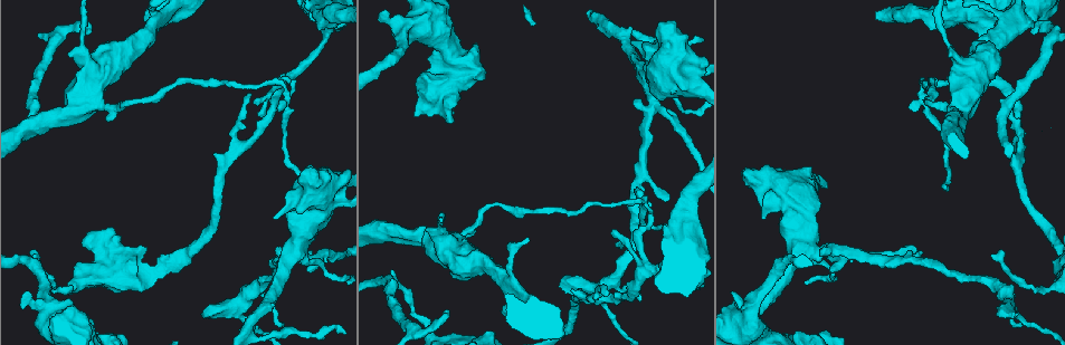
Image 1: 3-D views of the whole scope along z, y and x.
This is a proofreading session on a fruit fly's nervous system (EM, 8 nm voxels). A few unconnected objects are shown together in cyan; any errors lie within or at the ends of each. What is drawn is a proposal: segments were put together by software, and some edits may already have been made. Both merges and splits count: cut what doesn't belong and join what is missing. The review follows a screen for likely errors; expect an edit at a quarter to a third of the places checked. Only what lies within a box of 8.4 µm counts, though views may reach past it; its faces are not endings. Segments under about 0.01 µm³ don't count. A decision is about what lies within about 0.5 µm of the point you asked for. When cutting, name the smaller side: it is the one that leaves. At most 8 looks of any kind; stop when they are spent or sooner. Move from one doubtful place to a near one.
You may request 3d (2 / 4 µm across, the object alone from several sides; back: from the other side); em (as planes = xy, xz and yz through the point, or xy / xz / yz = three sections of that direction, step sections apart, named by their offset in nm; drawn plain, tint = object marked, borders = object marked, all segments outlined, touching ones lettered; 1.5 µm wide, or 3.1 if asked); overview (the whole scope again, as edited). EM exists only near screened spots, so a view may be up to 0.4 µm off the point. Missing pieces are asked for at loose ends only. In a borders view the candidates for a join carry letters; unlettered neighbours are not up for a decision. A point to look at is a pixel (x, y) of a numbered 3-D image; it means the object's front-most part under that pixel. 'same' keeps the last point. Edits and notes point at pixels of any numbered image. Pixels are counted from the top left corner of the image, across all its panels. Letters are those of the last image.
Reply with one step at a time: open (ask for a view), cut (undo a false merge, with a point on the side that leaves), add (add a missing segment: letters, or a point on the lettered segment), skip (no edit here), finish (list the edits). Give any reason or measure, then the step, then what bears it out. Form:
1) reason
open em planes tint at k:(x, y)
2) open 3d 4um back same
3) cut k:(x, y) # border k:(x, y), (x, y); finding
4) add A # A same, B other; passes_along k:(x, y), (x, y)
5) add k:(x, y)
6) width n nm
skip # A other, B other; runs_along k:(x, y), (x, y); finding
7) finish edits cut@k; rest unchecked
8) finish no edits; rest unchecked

free end
open 3d 4um at 1:(204, 316)

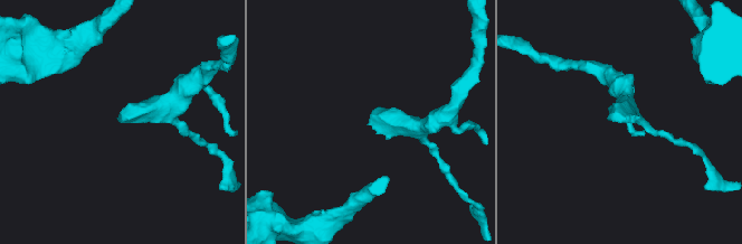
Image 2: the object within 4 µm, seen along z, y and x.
shape alone is not enough
open em xy step 4 tint at 2:(623, 118)

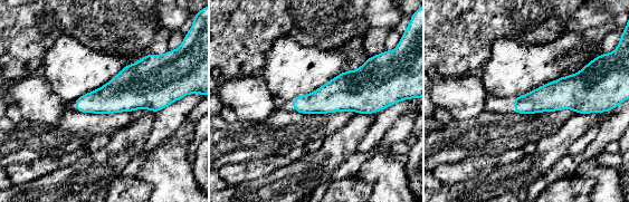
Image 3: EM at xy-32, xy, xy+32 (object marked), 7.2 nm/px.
what lies round it
open em xy step 4 borders same

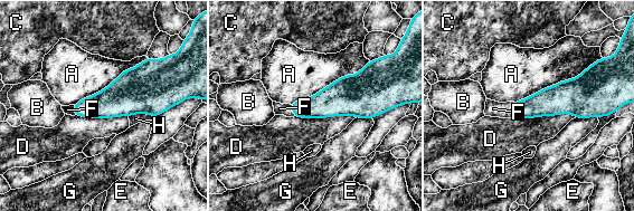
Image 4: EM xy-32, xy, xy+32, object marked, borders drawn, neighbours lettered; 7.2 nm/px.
width 180 nm
add F # A other, B other, C other, D other, E other, F same, G other, H other; the neuron continues

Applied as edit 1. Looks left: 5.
open overview

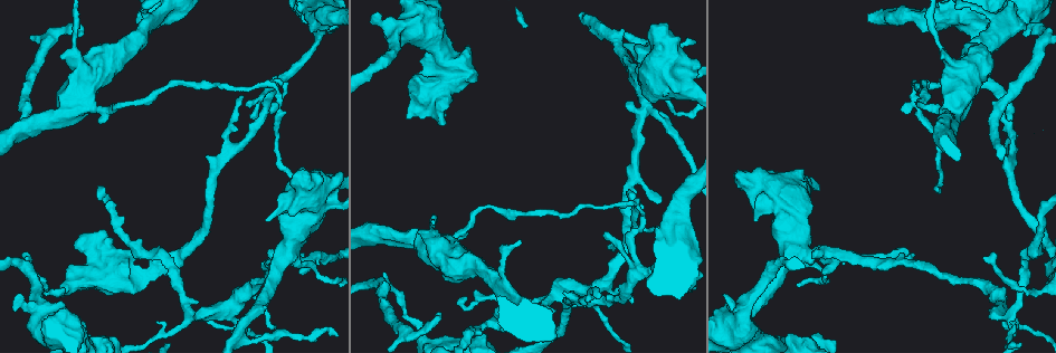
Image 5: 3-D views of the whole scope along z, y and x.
branch stops here
open em planes borders at 5:(937, 192)

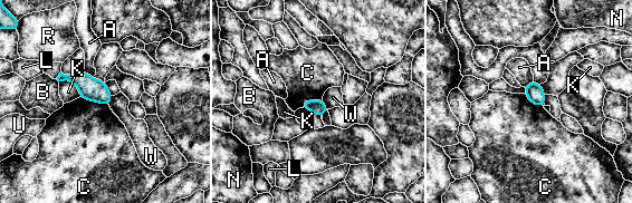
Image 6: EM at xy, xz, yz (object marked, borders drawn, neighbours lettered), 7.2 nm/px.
skip # A other, B other, C other, K other, L other, N other, R other, U other, W other; border 6:(79, 97), (108, 106); no lettered segment goes on from it

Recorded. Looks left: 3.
three arms meet
open 3d 4um back at 5:(914, 101)

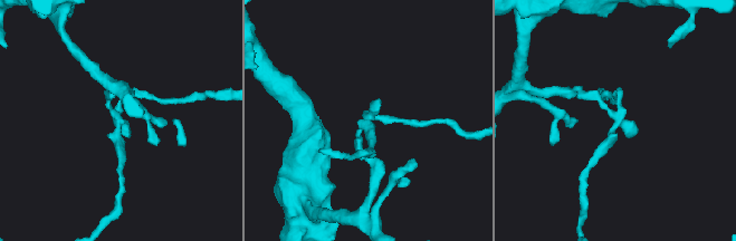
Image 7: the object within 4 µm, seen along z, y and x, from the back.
arms 3
open em planes borders at 7:(369, 120)

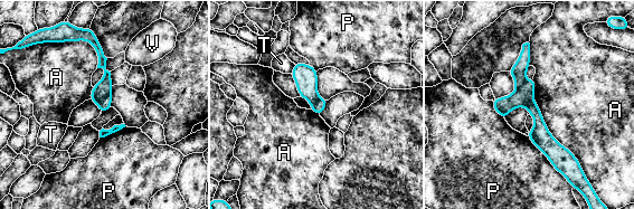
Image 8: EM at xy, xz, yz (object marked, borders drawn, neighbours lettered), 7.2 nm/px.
cut 8:(104, 86) # A other, P other, T other, V other; border 8:(110, 92), (97, 104); a second neuron is stuck on

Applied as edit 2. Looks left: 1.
finish edits add@4, cut@8; rest unchecked

